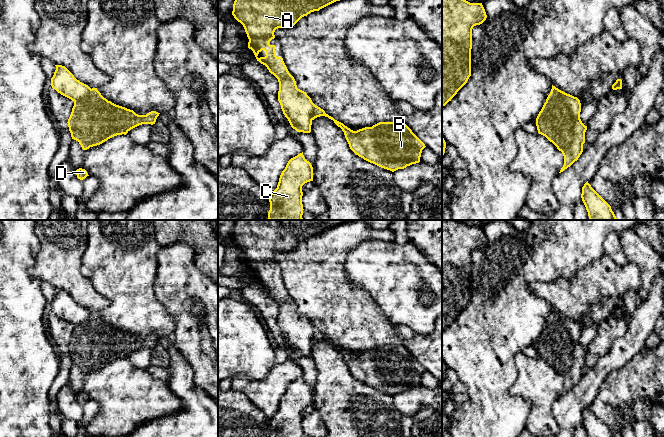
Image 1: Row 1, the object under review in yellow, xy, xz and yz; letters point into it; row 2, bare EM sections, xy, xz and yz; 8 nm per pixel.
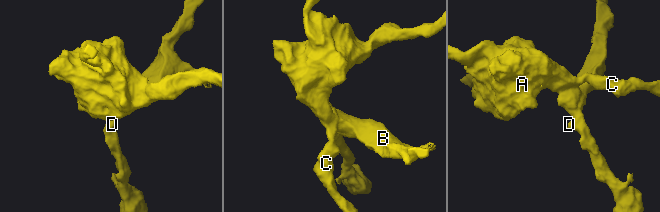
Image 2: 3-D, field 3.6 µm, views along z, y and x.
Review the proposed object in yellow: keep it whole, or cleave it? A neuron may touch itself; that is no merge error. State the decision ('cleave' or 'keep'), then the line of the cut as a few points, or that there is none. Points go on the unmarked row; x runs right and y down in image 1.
cleave; cut xy (91, 313), (84, 321), (74, 326)

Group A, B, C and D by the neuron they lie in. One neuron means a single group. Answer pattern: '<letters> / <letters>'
A C / B D

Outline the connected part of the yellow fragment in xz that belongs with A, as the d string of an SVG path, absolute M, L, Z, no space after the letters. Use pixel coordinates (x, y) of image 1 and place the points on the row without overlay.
M235 220L232 239L240 246L249 263L248 272L251 273L261 288L265 289L279 306L278 325L283 338L291 351L297 356L310 357L315 328L306 316L297 312L294 301L289 297L282 281L276 280L276 270L270 269L275 262L274 256L278 252L291 252L302 241L344 222L360 220Z

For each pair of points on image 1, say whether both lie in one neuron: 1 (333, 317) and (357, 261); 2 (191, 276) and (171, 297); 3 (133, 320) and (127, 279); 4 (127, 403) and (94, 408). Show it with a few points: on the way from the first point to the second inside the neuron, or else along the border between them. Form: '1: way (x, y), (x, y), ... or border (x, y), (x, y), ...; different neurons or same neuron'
1: border (347, 257), (345, 265), (347, 278), (368, 294); different neurons
2: way (186, 281), (176, 292); same neuron
3: way (133, 310), (130, 289); same neuron
4: border (91, 399), (99, 406), (99, 412), (85, 426); different neurons

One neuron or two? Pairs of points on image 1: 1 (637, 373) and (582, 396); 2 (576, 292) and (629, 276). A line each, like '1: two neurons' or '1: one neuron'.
1: two neurons
2: one neuron

